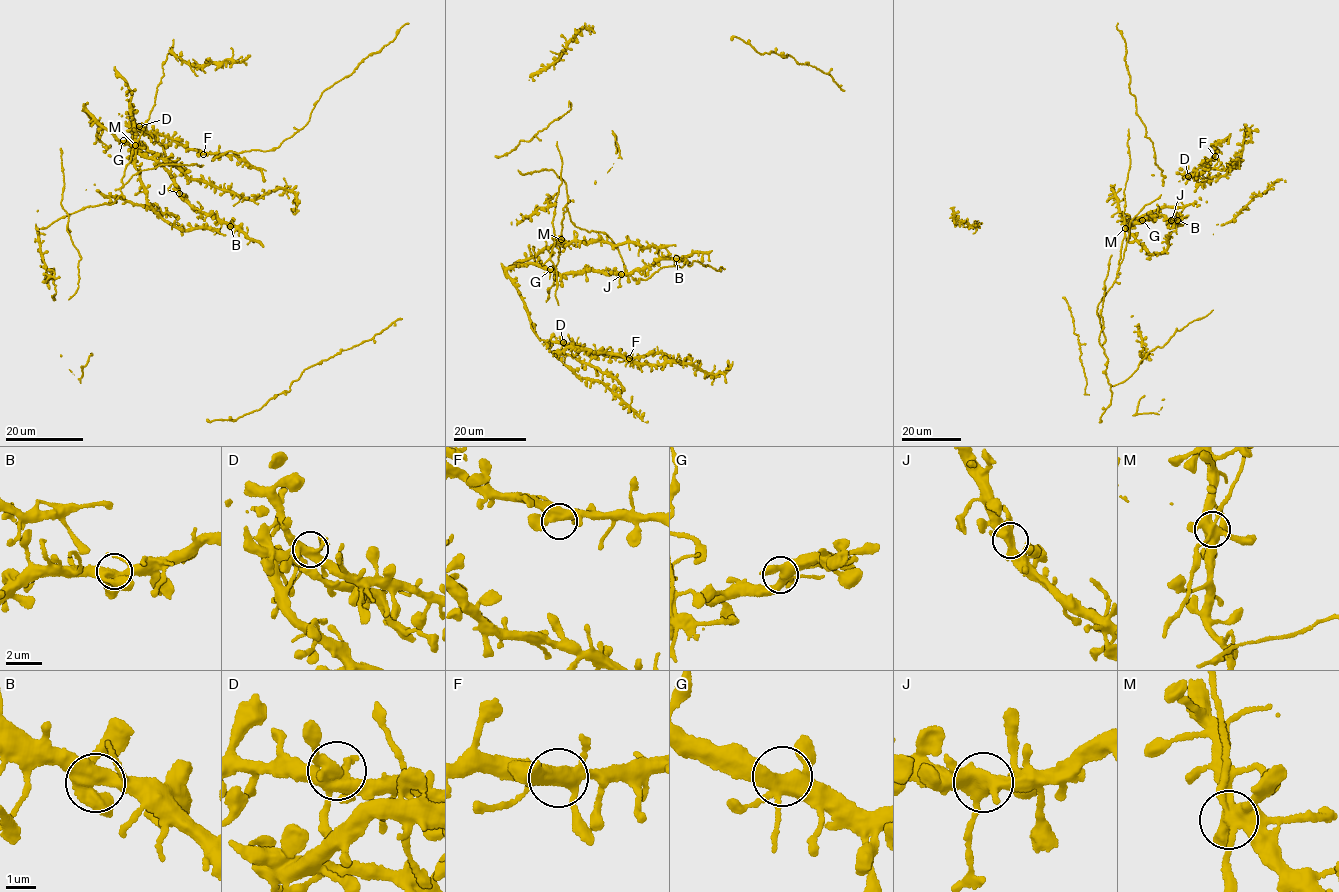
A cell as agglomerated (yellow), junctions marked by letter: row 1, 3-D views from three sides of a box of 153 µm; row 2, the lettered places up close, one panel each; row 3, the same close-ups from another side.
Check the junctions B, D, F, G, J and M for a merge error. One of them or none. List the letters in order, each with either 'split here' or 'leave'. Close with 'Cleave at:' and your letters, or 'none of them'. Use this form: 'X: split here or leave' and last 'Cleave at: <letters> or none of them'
B: leave
D: leave
F: leave
G: leave
J: leave
M: leave
Cleave at: none of them

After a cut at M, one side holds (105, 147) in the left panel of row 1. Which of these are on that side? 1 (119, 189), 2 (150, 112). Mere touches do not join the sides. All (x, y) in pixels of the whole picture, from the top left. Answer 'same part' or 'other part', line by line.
1: other part
2: other part

